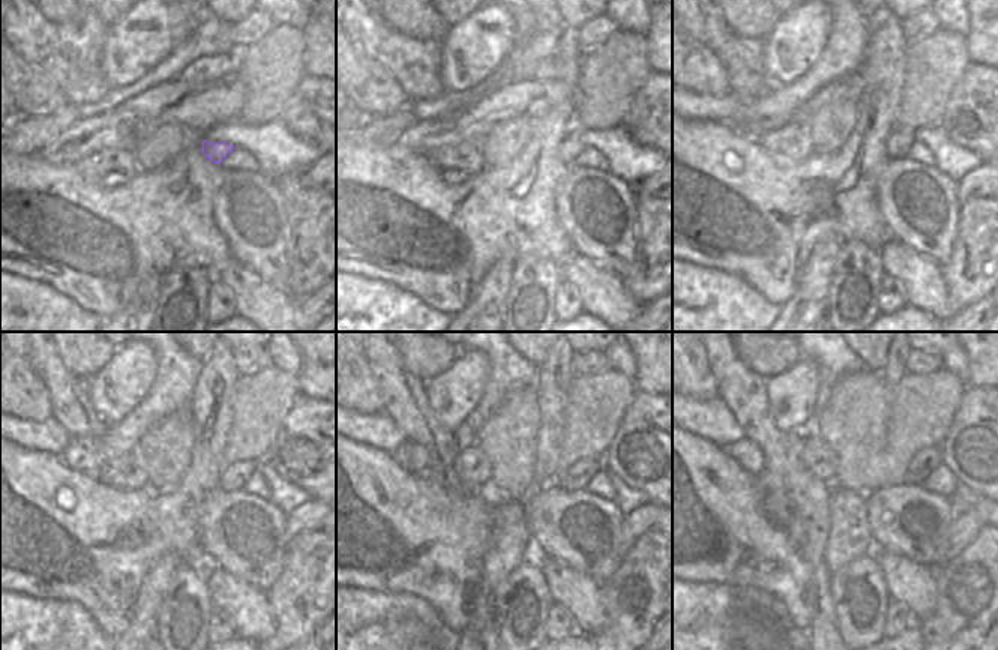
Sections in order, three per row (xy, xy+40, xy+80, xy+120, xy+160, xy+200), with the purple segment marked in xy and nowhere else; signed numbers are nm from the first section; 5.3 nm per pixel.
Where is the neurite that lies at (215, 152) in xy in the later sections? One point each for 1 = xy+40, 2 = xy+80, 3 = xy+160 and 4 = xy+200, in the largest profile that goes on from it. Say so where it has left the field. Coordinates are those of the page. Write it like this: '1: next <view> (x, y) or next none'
1: next xy+40 (565, 146)
2: next xy+80 (898, 144)
3: next xy+160 (577, 478)
4: next xy+200 (926, 461)

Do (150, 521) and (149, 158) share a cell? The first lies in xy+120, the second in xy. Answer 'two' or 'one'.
two

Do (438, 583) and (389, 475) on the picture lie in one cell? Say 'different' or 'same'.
same

